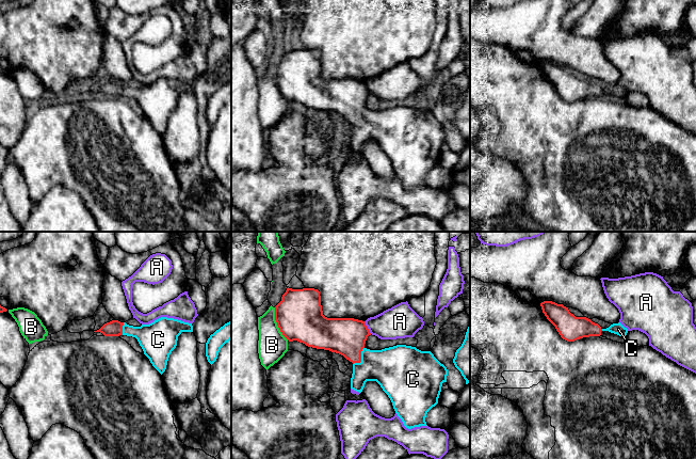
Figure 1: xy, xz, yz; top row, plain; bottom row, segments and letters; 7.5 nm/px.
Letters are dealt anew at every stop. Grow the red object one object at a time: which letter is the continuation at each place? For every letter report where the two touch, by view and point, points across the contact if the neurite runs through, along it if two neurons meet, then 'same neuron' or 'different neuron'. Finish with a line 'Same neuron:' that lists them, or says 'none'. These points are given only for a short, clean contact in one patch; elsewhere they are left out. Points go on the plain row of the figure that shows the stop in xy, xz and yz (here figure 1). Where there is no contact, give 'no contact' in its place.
A: meets red in xz at (367, 89); border along xz (363, 82), (371, 94); different neuron
B: meets red in xz at (277, 84); different neuron
C: meets red in xz at (360, 119); runs through xz (346, 97), (352, 109), (360, 119), (369, 126), (391, 128); same neuron
Same neuron: C

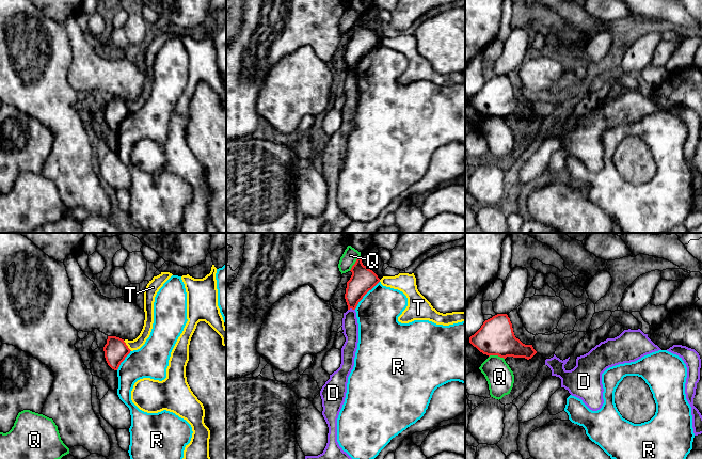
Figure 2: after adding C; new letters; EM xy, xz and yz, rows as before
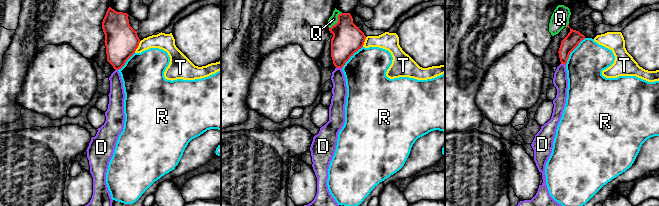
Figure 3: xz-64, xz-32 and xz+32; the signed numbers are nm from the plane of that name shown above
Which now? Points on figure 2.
D: meets red in xz at (351, 68); border along xz (354, 69), (348, 70); different neuron
Q: meets red in yz at (496, 115); different neuron
R: meets red in xz at (365, 54); border along xz (379, 42), (354, 69); different neuron
T: meets red in xy at (127, 107); border along xy (123, 101), (131, 111); different neuron
Same neuron: none

